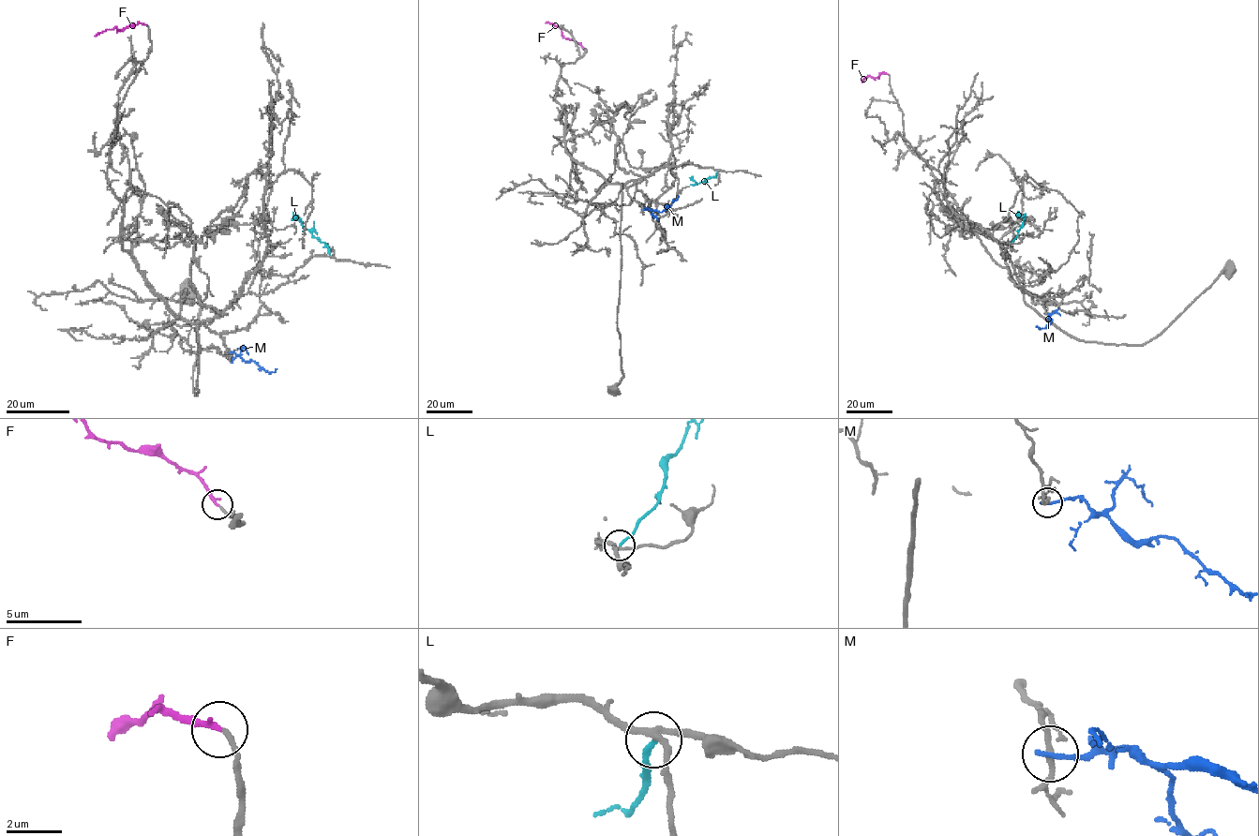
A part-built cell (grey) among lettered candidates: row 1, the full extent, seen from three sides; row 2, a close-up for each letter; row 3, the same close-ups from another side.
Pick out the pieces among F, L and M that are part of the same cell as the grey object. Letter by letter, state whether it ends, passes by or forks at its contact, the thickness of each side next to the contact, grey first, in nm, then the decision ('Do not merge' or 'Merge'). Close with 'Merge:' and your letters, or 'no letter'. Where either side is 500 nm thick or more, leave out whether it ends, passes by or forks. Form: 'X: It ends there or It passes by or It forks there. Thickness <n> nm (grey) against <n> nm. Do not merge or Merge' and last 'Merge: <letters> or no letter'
F: It ends there. Thickness 180 nm (grey) against 240 nm. Merge
L: It ends there. Thickness 220 nm (grey) against 180 nm. Do not merge
M: It ends there. Thickness 170 nm (grey) against 200 nm. Do not merge
Merge: F

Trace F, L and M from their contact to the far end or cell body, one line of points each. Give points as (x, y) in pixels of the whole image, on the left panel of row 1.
F: (146, 25), (107, 29), (95, 36)
L: (330, 256), (327, 246), (315, 237), (292, 211)
M: (227, 353), (235, 352), (246, 361), (255, 361), (268, 372), (277, 369)

